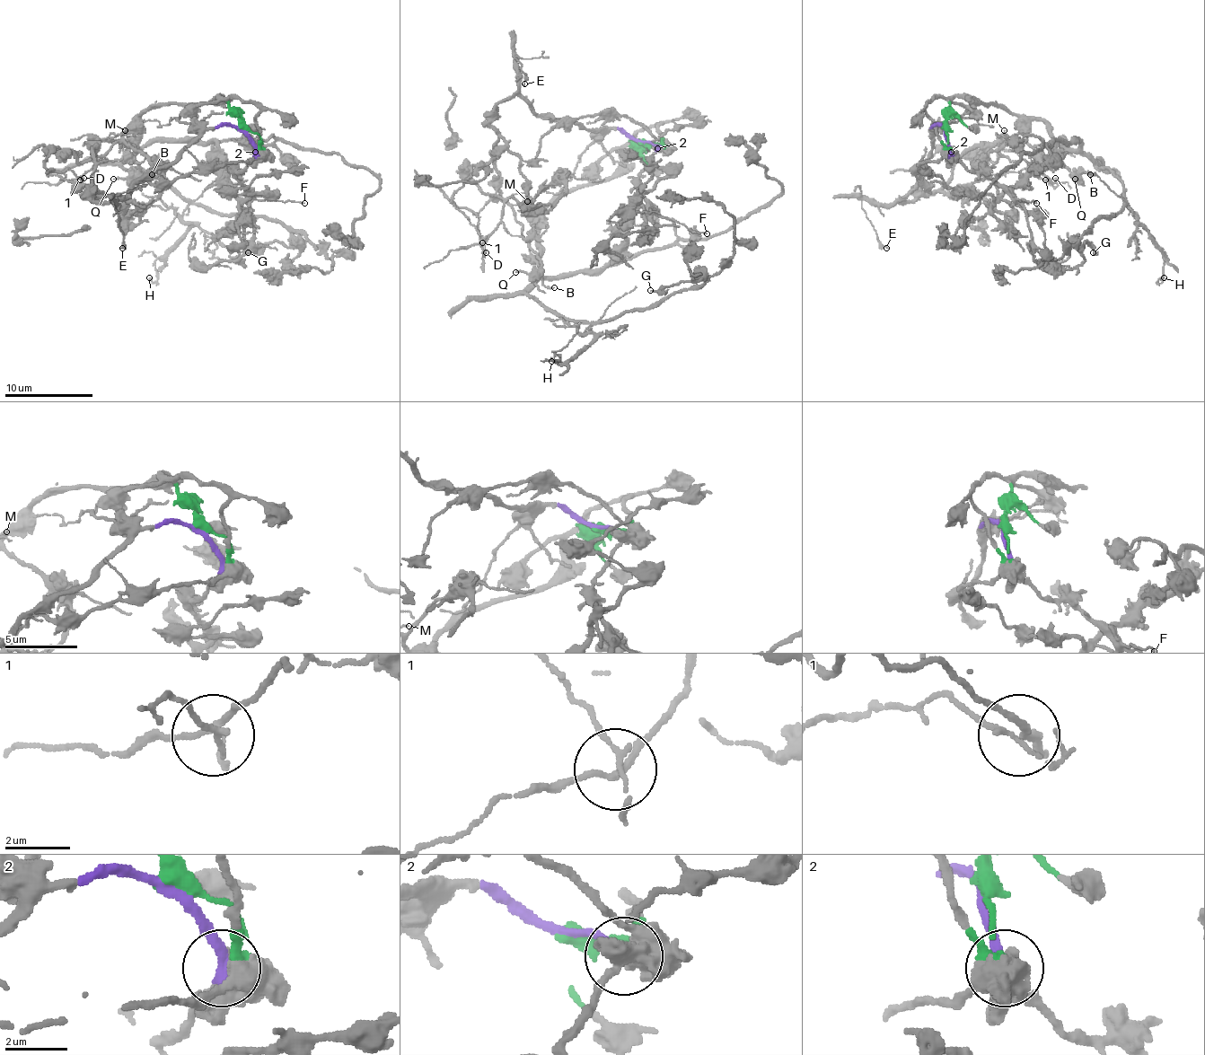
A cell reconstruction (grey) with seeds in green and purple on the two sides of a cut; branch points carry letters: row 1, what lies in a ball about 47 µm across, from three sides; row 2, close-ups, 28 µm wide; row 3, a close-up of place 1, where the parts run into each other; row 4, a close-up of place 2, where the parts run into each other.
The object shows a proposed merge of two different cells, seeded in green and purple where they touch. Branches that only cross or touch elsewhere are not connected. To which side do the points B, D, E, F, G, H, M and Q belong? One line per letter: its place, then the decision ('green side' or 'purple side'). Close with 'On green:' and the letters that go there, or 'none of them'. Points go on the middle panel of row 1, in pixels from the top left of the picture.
B: (554, 287) | purple side
D: (486, 252) | purple side
E: (524, 83) | purple side
F: (707, 233) | purple side
G: (650, 290) | green side
H: (551, 361) | green side
M: (527, 201) | purple side
Q: (515, 272) | purple side
On green: G, H

